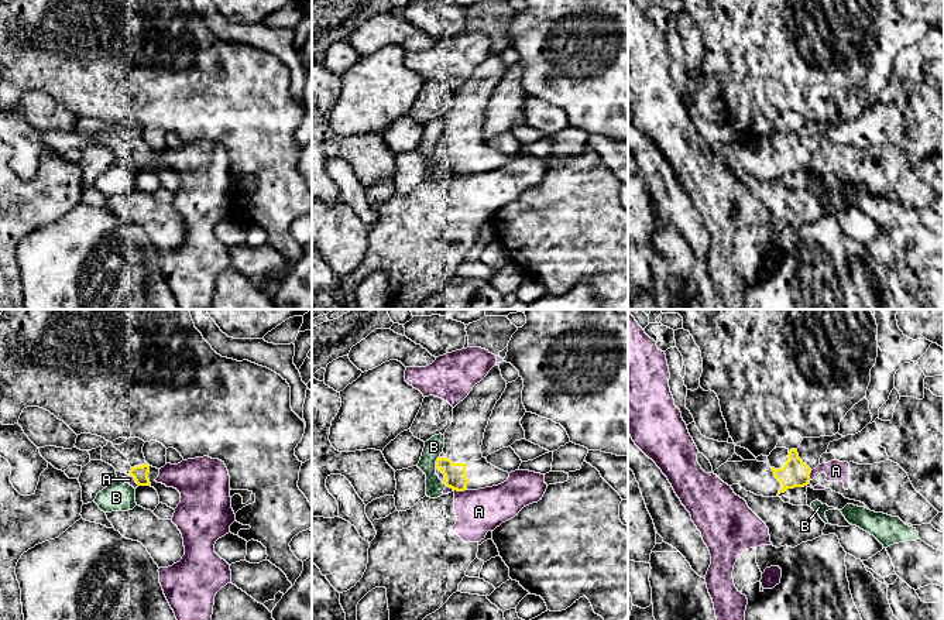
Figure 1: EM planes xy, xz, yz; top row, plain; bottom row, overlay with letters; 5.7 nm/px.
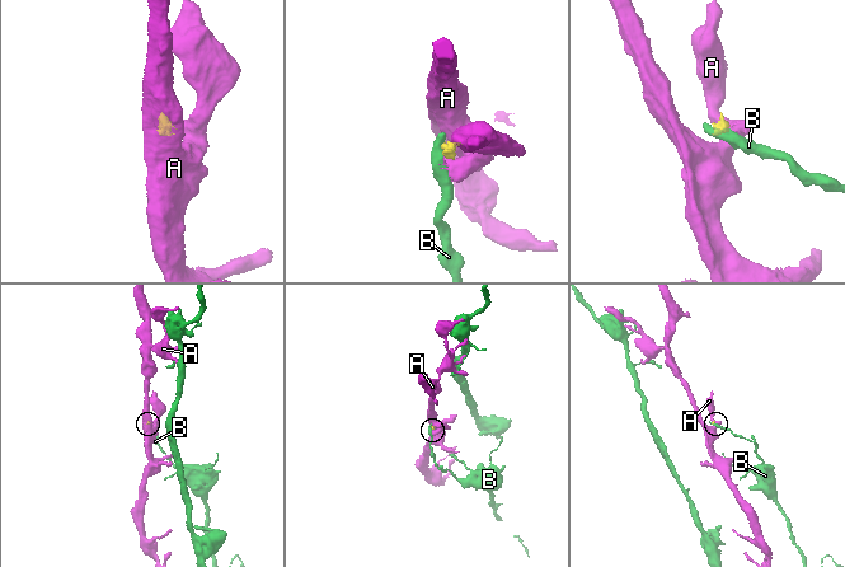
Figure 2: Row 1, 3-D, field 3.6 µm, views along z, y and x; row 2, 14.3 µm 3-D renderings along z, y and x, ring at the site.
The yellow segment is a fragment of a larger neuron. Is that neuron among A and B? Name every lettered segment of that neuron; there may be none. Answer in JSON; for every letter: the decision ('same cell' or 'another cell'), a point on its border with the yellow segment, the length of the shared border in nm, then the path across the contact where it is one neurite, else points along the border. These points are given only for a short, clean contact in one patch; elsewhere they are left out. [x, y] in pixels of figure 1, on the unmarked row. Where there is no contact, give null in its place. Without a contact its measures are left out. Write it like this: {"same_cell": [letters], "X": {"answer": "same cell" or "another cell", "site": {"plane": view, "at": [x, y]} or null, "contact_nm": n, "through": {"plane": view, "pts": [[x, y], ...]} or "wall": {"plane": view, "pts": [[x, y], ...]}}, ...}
{"same_cell": [], "A": {"answer": "another cell", "site": {"plane": "xz", "at": [456, 173]}, "contact_nm": 120}, "B": {"answer": "another cell", "site": {"plane": "xz", "at": [436, 146]}, "contact_nm": 70}}

